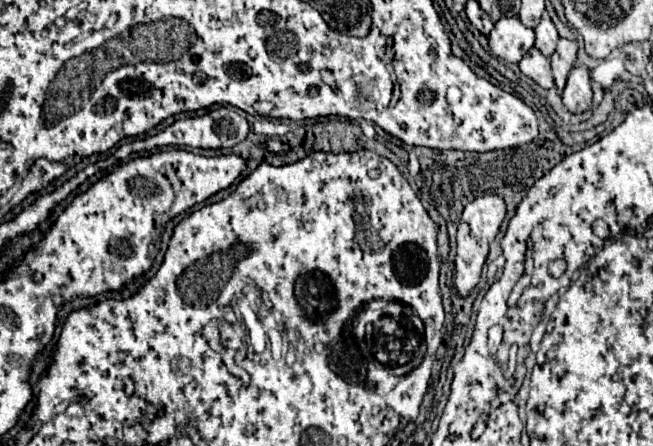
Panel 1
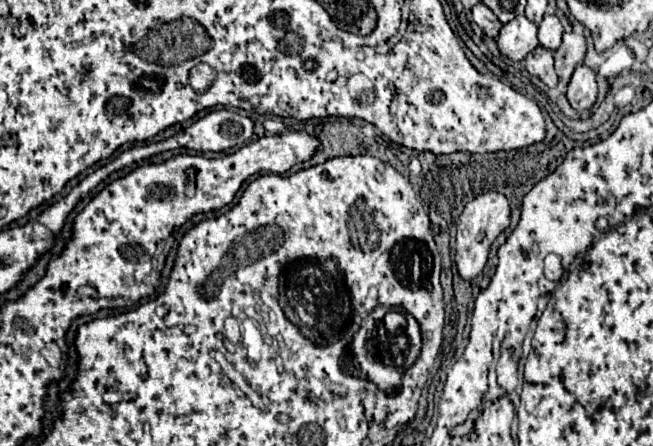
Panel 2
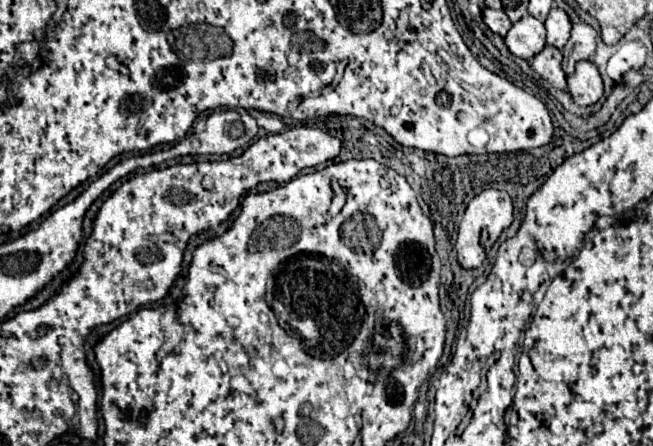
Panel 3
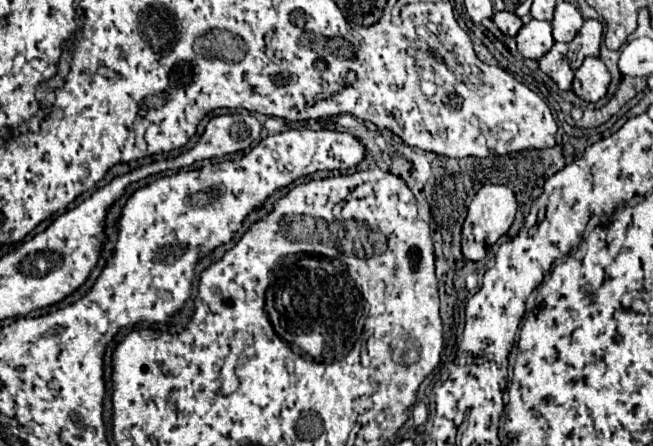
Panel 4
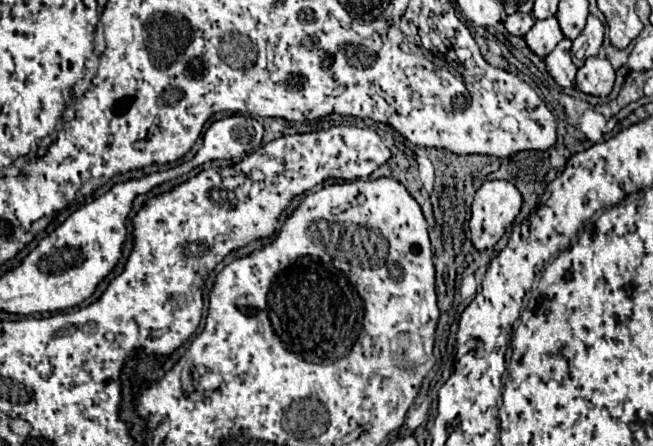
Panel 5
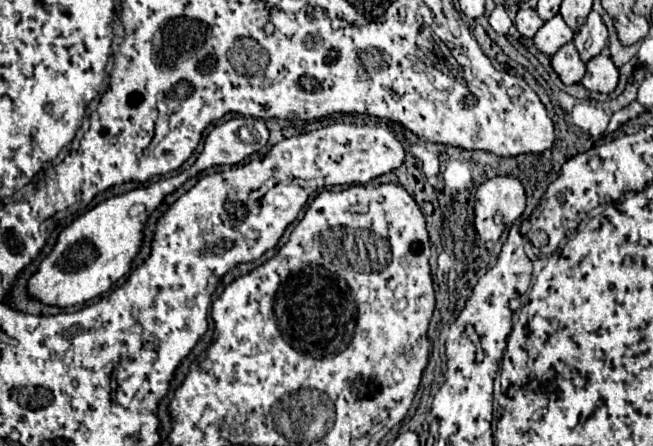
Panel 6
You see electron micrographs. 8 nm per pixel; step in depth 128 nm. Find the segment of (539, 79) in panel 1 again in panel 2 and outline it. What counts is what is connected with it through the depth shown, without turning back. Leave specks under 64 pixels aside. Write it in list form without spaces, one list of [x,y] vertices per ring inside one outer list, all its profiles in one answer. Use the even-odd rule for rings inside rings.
[[[538,46],[524,58],[524,66],[532,76],[538,76],[546,86],[556,88],[558,76],[554,70],[554,52]]]

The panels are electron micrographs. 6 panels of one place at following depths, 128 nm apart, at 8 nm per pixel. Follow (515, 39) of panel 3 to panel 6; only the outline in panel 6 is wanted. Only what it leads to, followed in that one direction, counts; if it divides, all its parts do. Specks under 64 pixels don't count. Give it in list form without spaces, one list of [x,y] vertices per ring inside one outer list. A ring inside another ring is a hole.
[[[556,14],[552,20],[544,22],[544,26],[534,34],[534,46],[546,54],[552,56],[558,52],[560,46],[564,46],[566,42],[570,42],[574,38],[574,32],[566,26],[566,22],[562,20],[560,14]]]

